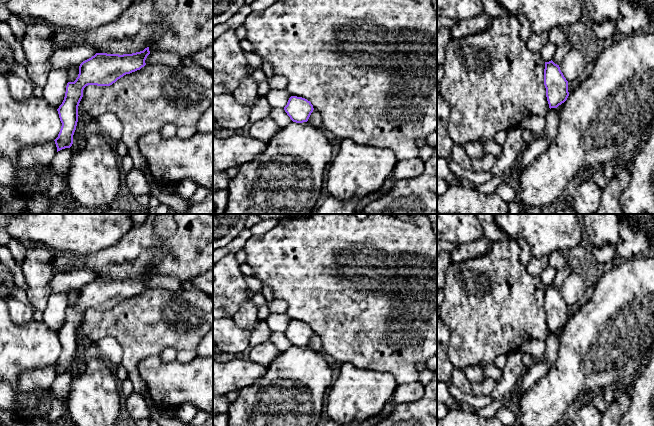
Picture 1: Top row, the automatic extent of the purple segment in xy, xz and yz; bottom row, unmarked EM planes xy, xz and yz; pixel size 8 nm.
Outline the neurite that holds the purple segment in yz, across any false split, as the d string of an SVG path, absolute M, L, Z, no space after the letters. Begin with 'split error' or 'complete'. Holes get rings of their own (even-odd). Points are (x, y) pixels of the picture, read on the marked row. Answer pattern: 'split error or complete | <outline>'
complete | M552 60L545 62L544 85L549 108L557 108L564 103L568 96L568 81L560 70L559 65Z

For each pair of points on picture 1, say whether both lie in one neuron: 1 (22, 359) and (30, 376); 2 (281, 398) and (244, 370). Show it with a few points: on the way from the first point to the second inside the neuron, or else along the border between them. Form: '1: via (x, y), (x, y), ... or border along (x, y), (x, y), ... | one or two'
1: border along (50, 365), (23, 371), (19, 375), (18, 390) | two
2: border along (268, 367), (264, 374), (240, 390) | two

